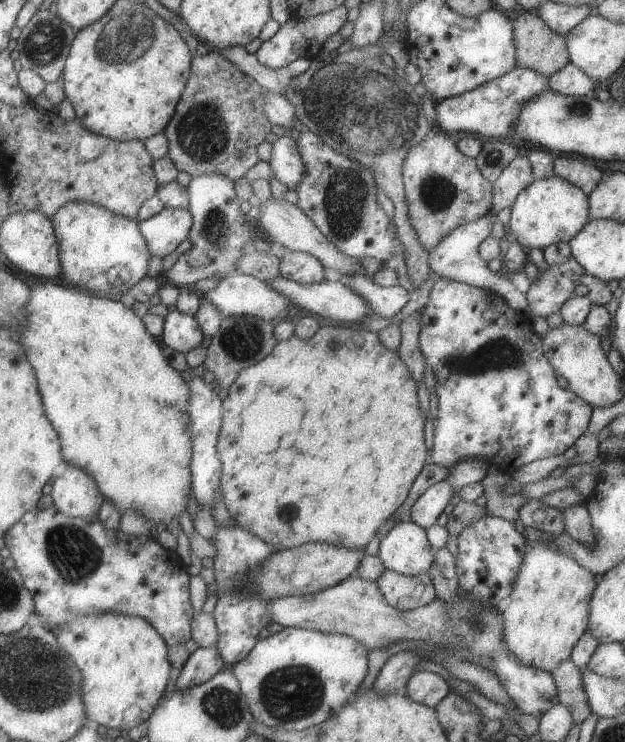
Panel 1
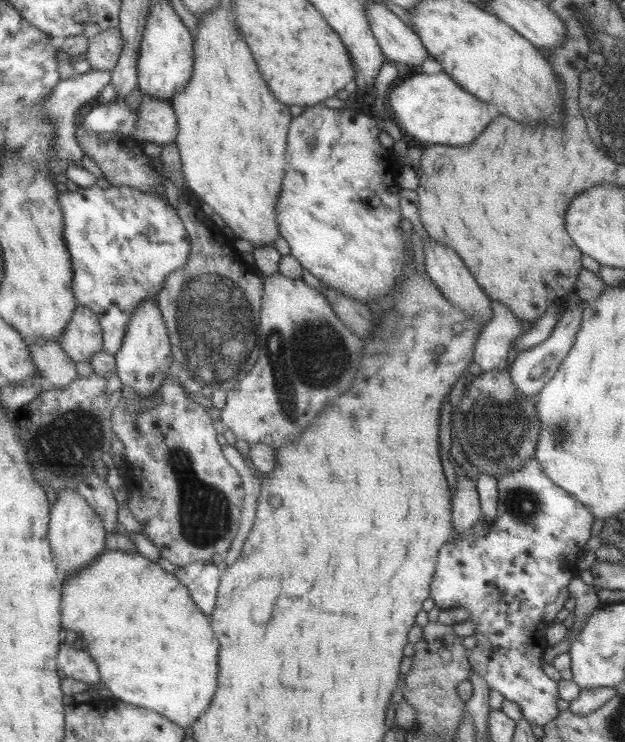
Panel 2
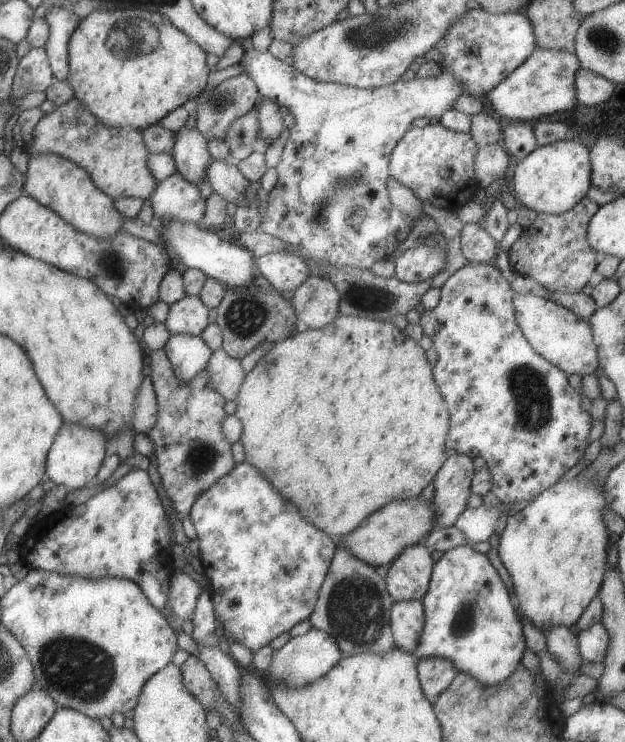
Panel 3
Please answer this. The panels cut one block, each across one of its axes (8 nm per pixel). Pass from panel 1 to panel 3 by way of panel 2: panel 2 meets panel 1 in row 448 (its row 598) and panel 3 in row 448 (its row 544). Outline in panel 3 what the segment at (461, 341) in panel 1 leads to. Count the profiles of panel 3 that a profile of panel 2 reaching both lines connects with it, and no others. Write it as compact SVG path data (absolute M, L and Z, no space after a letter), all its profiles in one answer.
M467 223L462 225L460 231L460 250L468 263L445 280L439 289L440 297L438 303L431 310L423 311L420 314L419 322L422 334L426 334L431 339L432 346L438 356L437 361L432 365L432 379L436 384L439 394L445 401L449 415L448 433L443 443L444 453L447 457L457 454L468 456L470 459L481 456L485 460L486 468L492 478L492 488L490 491L501 503L511 505L520 500L529 502L538 494L541 494L542 490L559 481L562 474L581 459L583 450L588 445L587 436L589 436L589 429L591 428L591 418L581 410L580 394L569 386L567 383L568 376L562 370L553 366L548 360L545 360L536 350L533 350L533 347L522 335L521 329L516 325L514 317L515 309L512 303L515 292L513 292L510 284L493 263L499 251L498 243L493 240L493 237L484 228L479 227L477 223Z

